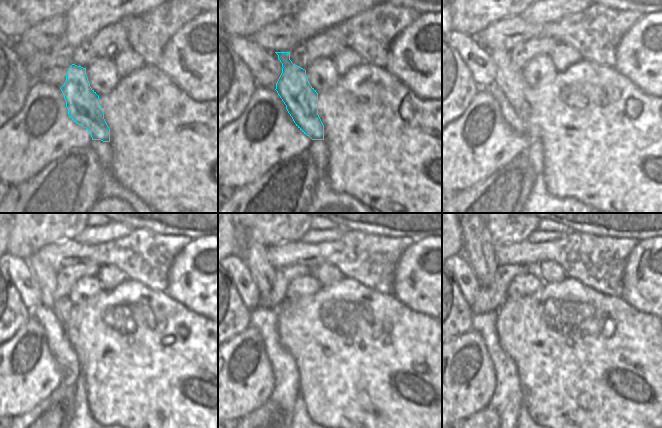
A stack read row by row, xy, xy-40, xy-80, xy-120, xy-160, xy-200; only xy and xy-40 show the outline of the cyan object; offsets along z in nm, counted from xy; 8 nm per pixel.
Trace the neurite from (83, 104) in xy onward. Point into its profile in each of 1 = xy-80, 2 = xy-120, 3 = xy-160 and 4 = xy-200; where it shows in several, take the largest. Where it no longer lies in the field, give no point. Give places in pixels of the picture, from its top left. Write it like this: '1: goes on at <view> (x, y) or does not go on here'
1: goes on at xy-80 (512, 83)
2: goes on at xy-120 (46, 277)
3: goes on at xy-160 (255, 255)
4: goes on at xy-200 (477, 247)

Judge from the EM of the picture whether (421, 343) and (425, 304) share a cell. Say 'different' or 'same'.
different

